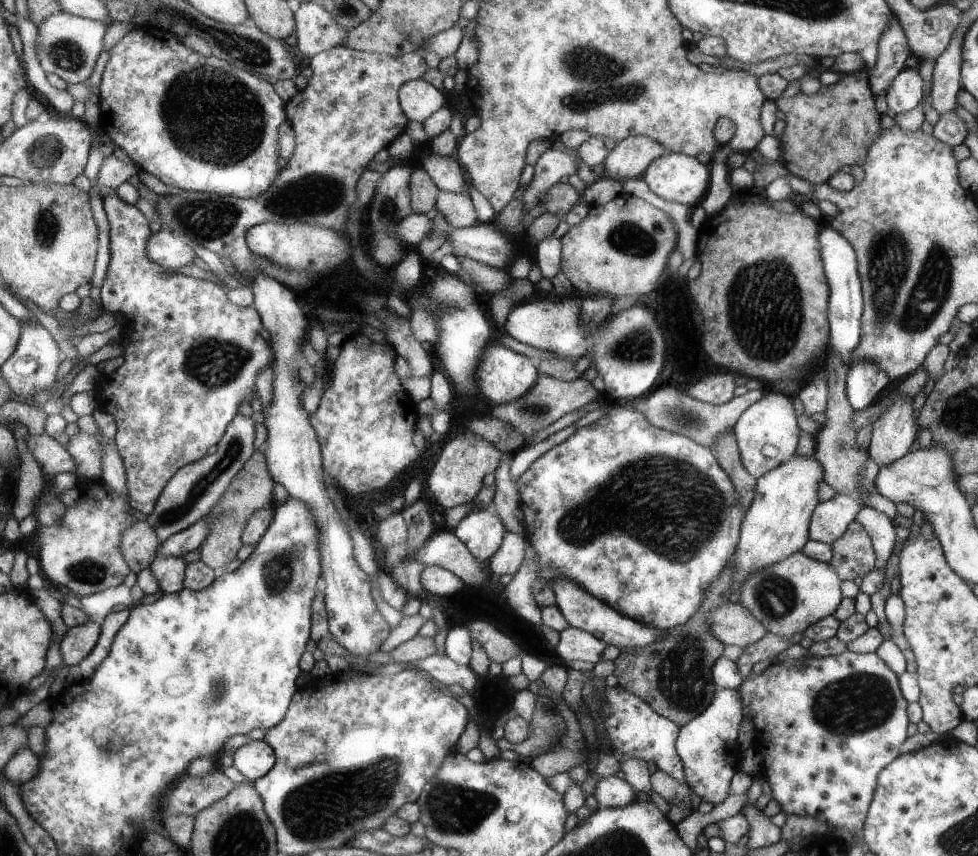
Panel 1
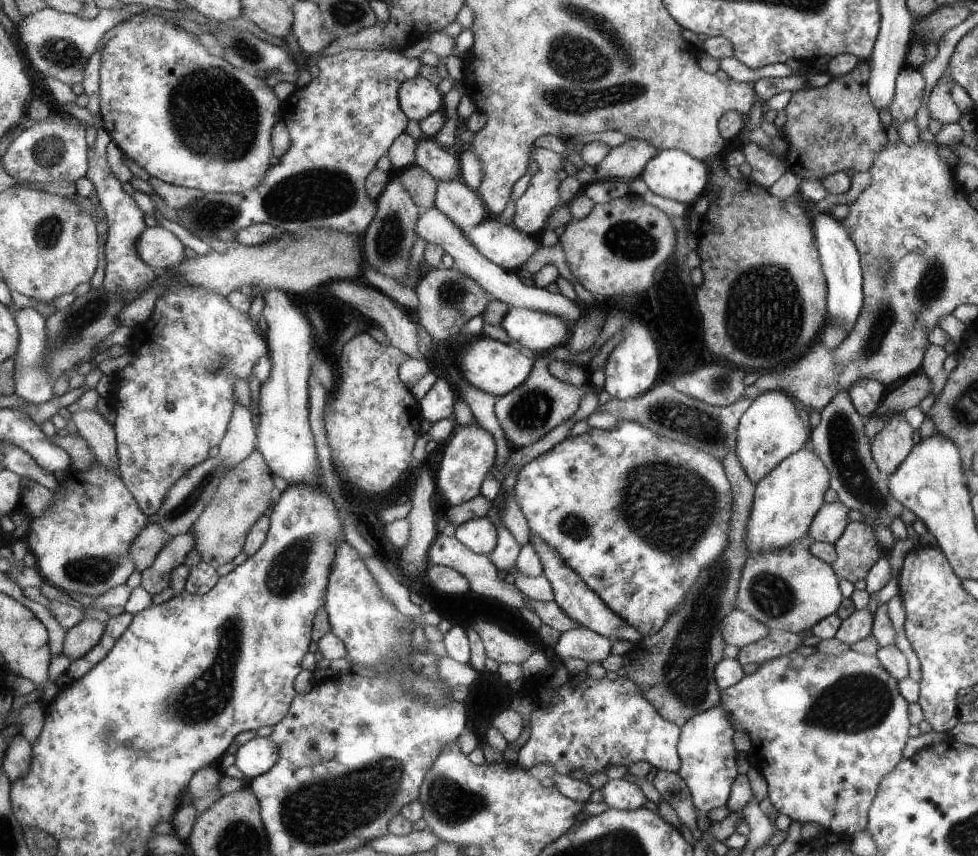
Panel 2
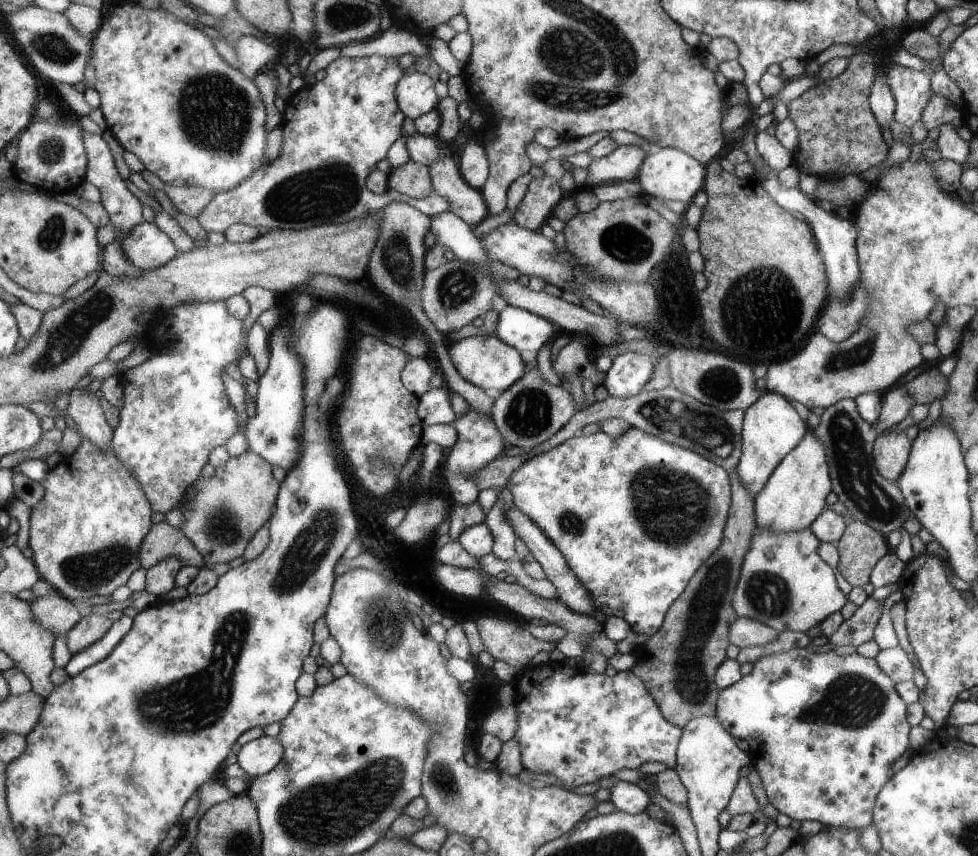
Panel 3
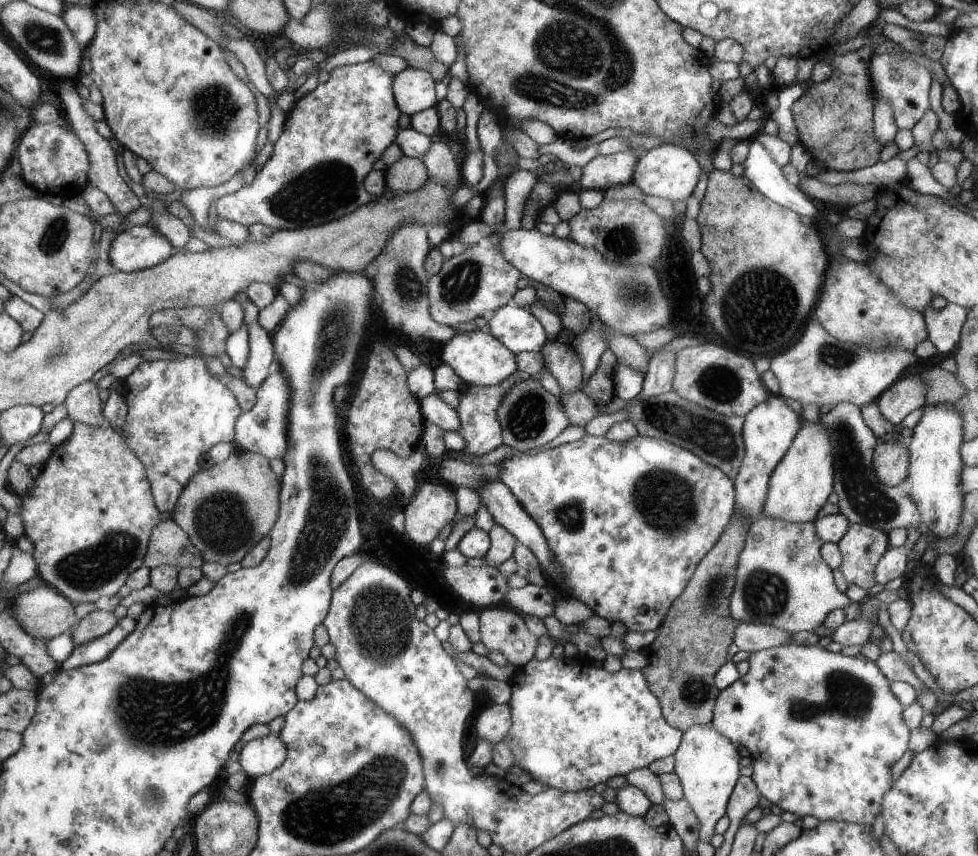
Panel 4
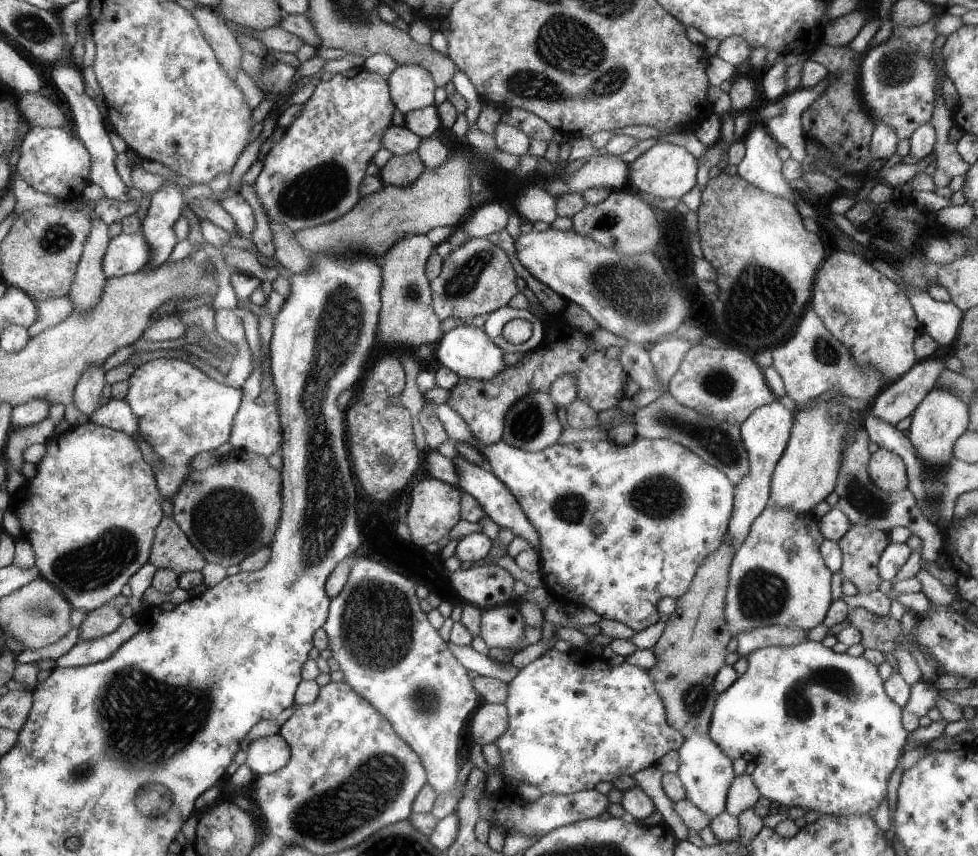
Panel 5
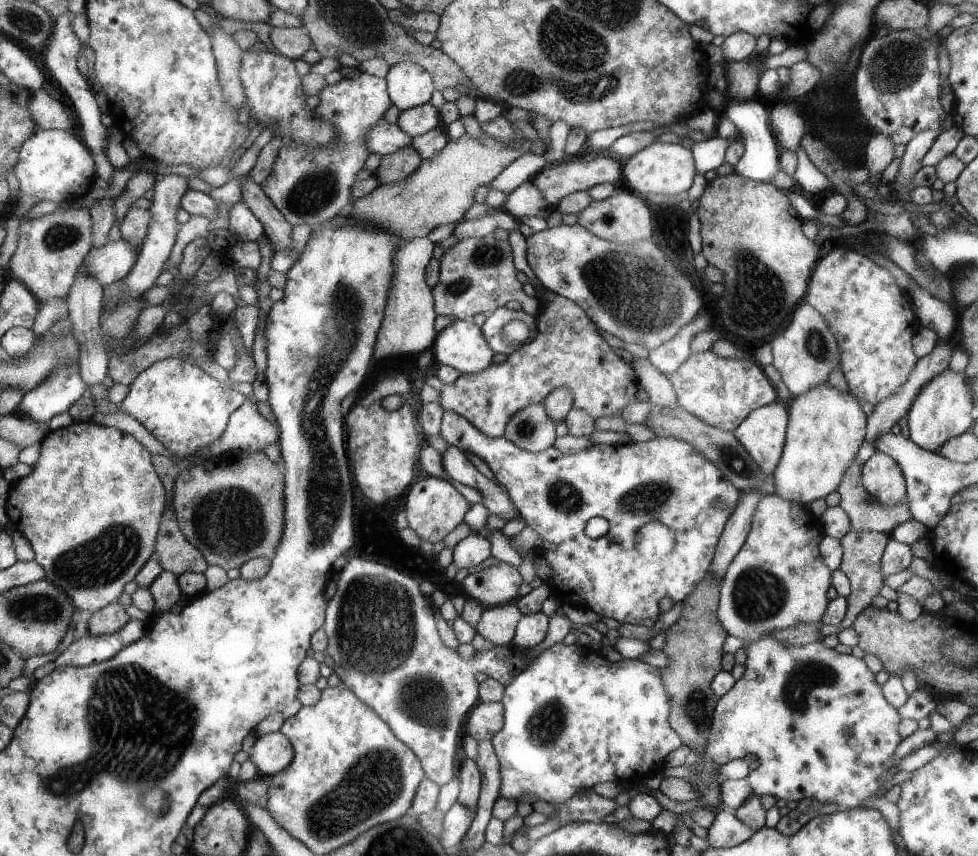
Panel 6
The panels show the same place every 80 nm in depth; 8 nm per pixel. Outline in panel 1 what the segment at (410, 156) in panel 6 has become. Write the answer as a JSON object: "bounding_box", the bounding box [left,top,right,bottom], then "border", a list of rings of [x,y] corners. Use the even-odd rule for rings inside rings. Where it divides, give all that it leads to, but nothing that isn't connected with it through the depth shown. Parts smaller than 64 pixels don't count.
{"bounding_box":[412,168,439,214],"border":[[[415,168],[412,170],[412,207],[415,213],[433,214],[437,206],[439,190],[428,170]]]}

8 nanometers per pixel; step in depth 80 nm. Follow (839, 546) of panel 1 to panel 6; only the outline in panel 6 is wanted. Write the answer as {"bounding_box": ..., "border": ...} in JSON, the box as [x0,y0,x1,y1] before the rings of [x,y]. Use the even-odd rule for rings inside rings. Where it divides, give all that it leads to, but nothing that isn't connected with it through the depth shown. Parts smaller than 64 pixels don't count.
{"bounding_box":[838,531,889,628],"border":[[[850,531],[838,541],[842,546],[842,557],[838,569],[843,572],[850,582],[850,591],[845,600],[846,611],[839,625],[842,628],[852,627],[854,618],[861,609],[870,606],[870,602],[878,595],[879,588],[883,585],[884,576],[880,571],[880,558],[884,546],[889,540],[889,534],[877,531]]]}

